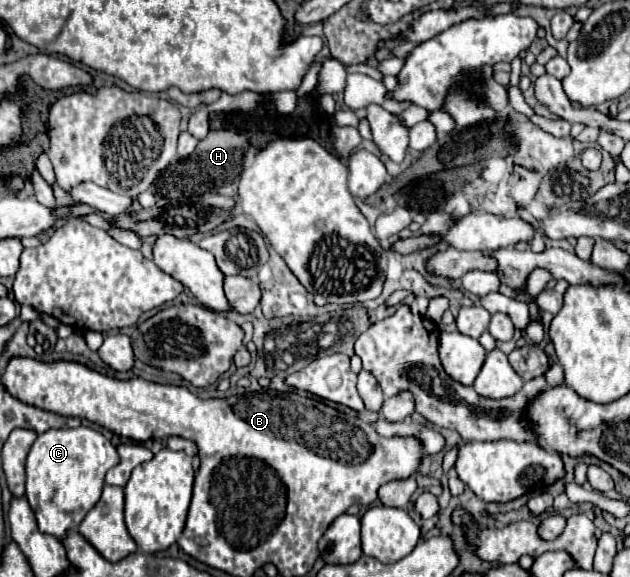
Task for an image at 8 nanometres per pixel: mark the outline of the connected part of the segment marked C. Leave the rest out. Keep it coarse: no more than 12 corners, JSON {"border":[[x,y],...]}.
{"border":[[91,427],[41,433],[25,461],[39,531],[77,529],[119,461]]}

